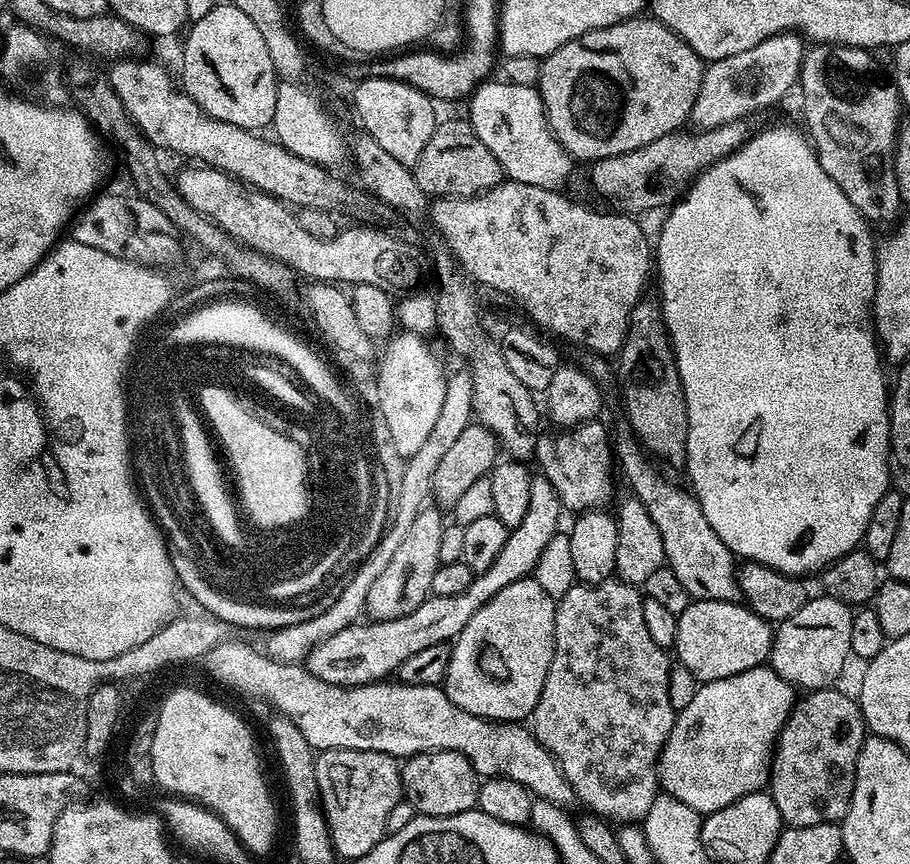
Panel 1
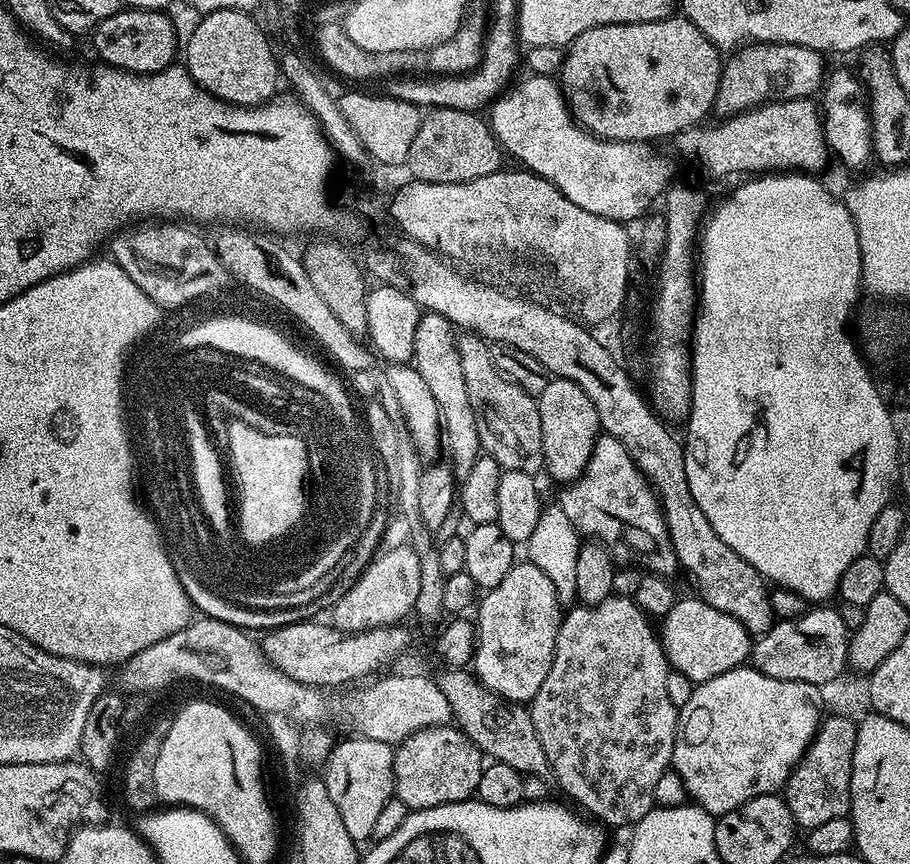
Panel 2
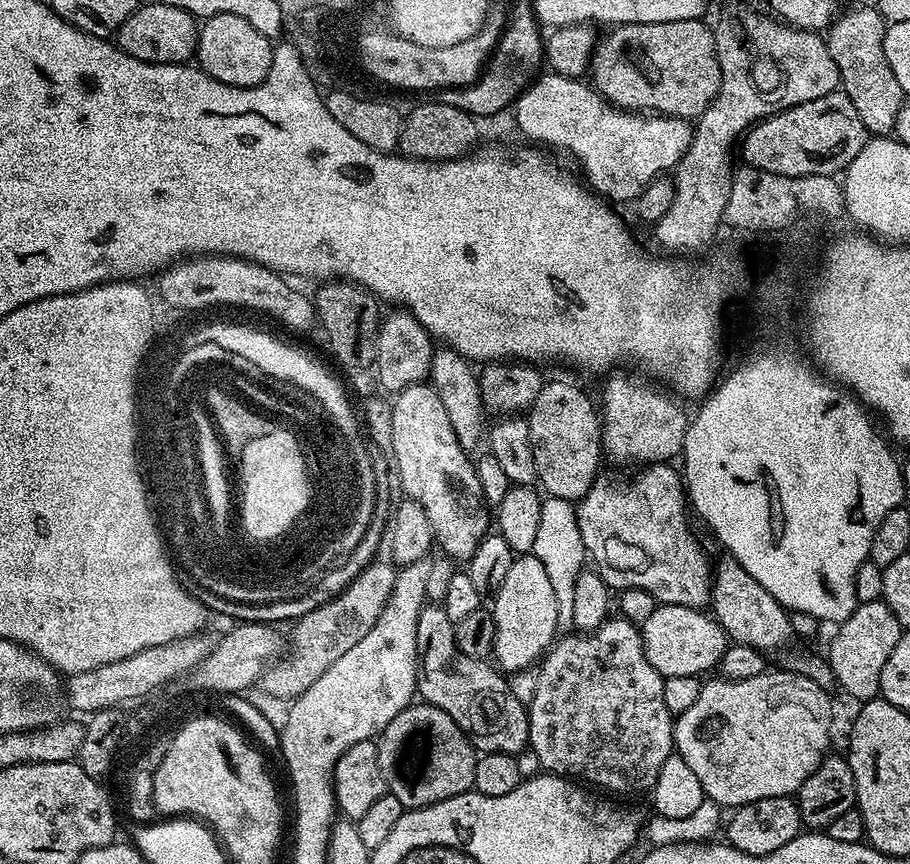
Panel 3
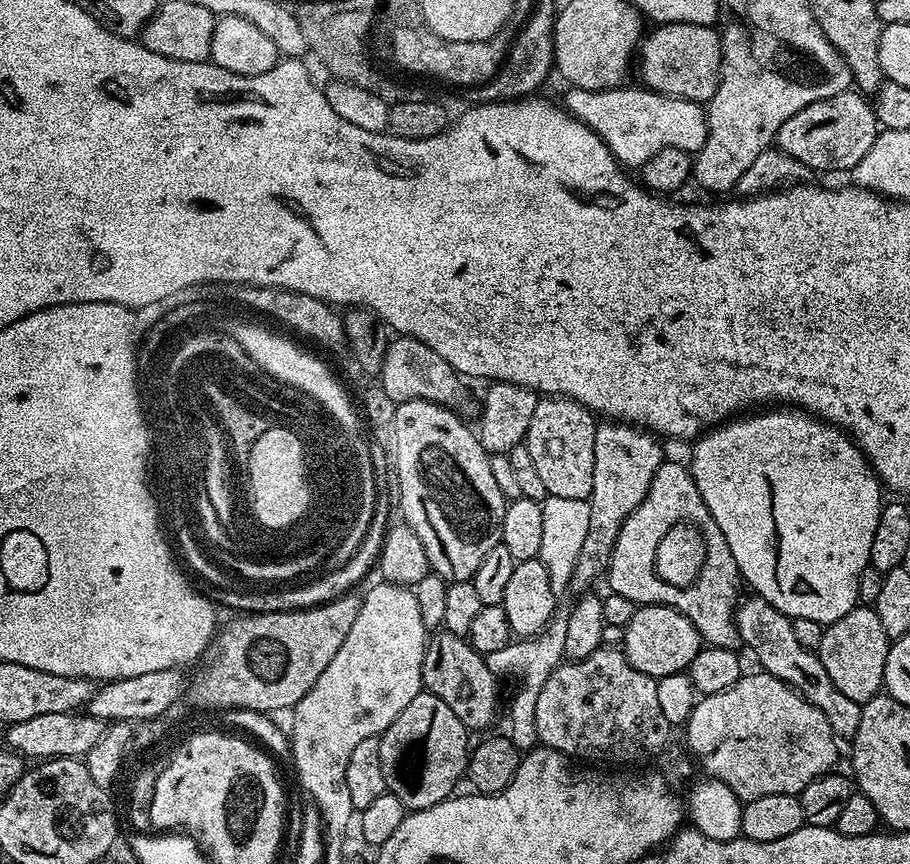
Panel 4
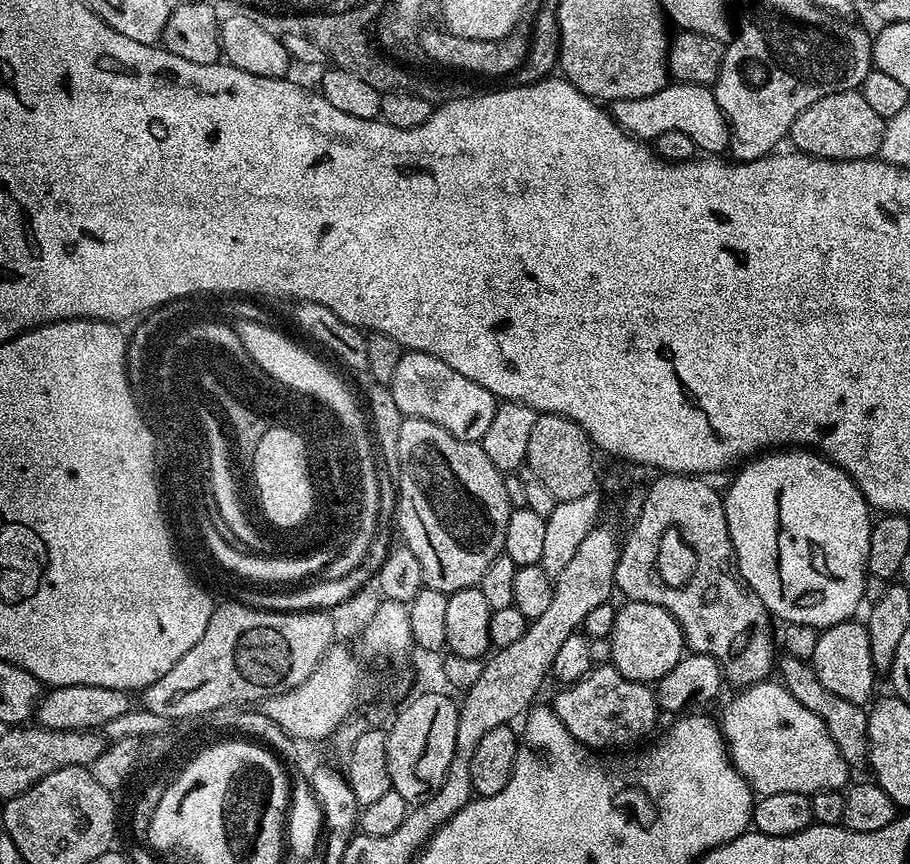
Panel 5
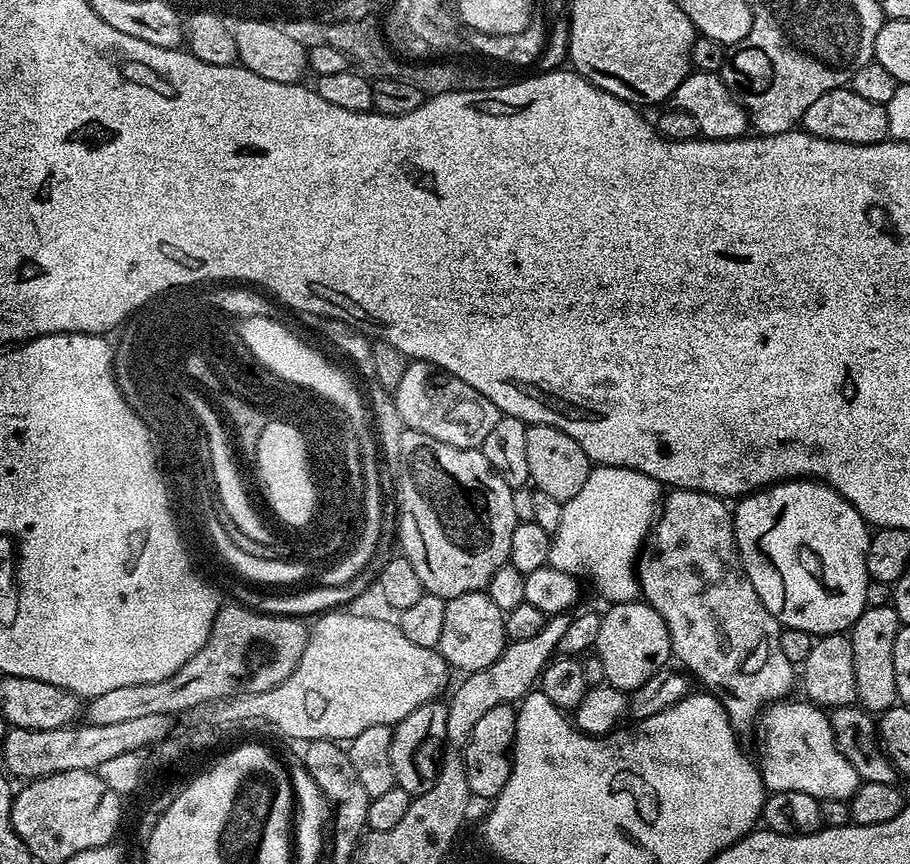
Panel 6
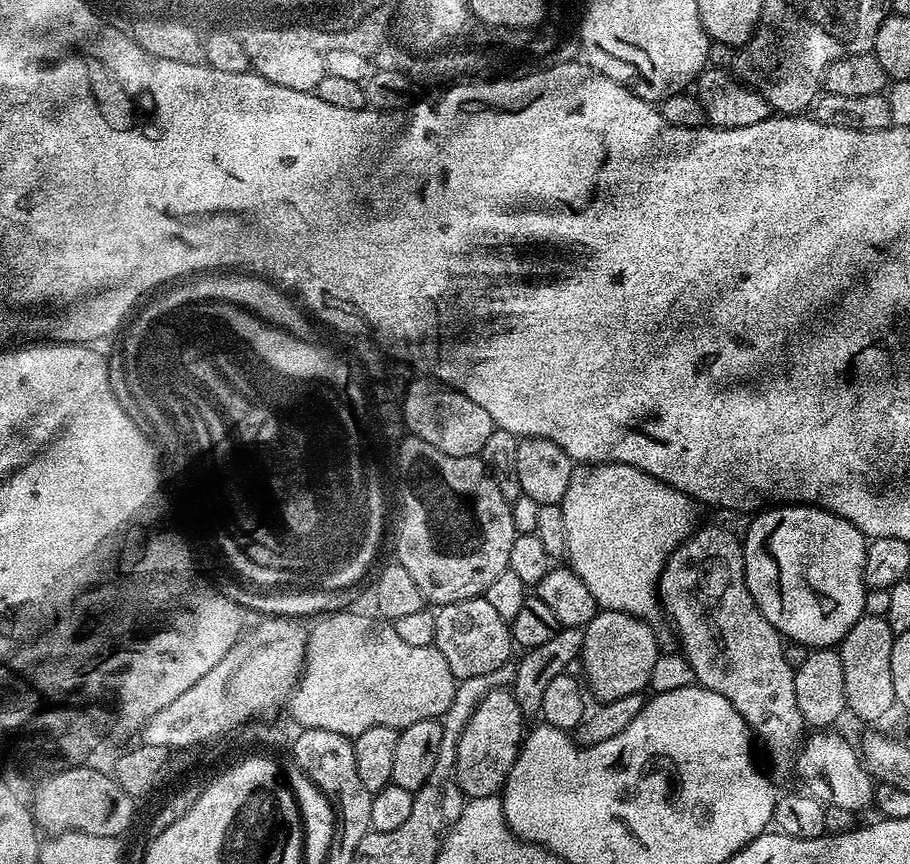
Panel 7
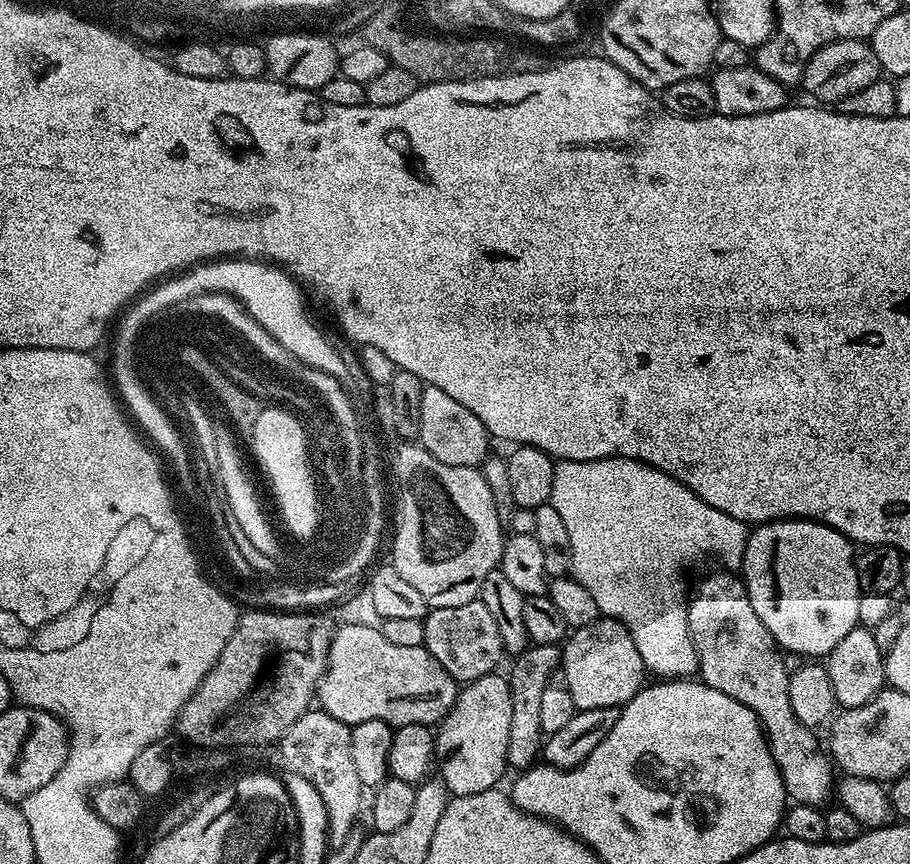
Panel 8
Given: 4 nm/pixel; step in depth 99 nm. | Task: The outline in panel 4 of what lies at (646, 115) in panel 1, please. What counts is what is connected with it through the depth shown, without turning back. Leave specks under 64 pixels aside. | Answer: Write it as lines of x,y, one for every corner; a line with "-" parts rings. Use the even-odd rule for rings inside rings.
662,24
653,27
653,32
650,31
643,37
638,47
638,62
640,58
640,76
642,79
643,87
648,88
651,92
661,92
667,96
674,98
686,98
687,100
694,101
695,104
707,105
708,101
714,98
714,94
718,90
718,82
720,81
720,67
722,66
722,46
720,41
722,39
719,31
711,24

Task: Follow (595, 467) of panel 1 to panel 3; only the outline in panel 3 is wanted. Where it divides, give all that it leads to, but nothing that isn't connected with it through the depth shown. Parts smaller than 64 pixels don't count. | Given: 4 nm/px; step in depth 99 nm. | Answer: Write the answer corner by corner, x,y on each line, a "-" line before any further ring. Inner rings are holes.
652,462
647,466
641,467
637,476
632,476
628,481
615,480
612,476
601,475
593,484
591,490
585,494
583,498
575,505
576,521
578,522
578,530
582,534
582,542
584,543
585,553
589,557
596,559
595,567
601,578
608,585
609,589
619,590
621,588
637,588
638,590
646,590
648,594
654,594
654,598
661,604
677,604
678,606
690,606
701,610
709,607
712,599
712,573
714,571
713,561
708,561
708,556
704,553
702,545
696,541
696,536
692,533
692,528
688,525
688,512
686,507
686,489
679,471
672,469
673,465
668,462

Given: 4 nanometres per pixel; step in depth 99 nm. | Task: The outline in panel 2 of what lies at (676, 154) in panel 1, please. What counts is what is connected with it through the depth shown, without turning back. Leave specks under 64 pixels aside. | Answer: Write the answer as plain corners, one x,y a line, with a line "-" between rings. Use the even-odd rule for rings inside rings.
812,98
802,100
772,100
758,108
738,112
721,119
720,124
701,122
695,128
687,128
674,138
676,148
684,156
696,156
700,168
708,176
728,176
731,172
744,174
783,174
799,172
801,174
820,174
830,161
828,143
824,137
824,121
817,101

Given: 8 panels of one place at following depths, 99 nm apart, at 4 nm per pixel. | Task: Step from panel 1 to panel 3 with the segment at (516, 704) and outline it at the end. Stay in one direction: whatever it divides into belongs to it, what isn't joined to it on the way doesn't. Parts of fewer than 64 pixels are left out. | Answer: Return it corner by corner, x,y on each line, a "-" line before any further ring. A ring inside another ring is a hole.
517,555
506,578
502,578
502,586
496,588
494,599
496,601
490,604
490,611
494,618
495,663
508,674
531,669
558,636
558,599
546,574
546,566
542,566
534,555

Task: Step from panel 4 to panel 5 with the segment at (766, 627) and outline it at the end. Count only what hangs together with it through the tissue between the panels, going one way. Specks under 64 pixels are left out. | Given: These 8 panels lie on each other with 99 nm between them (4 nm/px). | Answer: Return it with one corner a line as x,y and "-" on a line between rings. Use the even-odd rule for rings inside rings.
781,655
778,660
778,680
786,691
794,694
806,710
814,710
822,722
826,722
826,730
830,730
830,738
834,738
834,746
842,754
844,761
850,766
863,765
868,758
868,713
865,705
846,702
846,698
838,698
831,690
826,690
822,682
818,682
818,674
814,674
811,663
793,656

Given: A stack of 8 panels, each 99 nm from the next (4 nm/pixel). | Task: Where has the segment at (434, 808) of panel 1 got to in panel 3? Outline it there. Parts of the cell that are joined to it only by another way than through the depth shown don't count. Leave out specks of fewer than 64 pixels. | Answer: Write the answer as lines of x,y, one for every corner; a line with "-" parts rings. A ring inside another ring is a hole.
413,702
401,710
396,718
379,734
376,740
378,750
378,766
384,775
387,791
404,804
405,809
425,808
431,804
442,802
446,798
454,798
458,794
469,791
474,785
474,770
478,752
473,748
466,734
459,729
453,718
438,706
425,702

